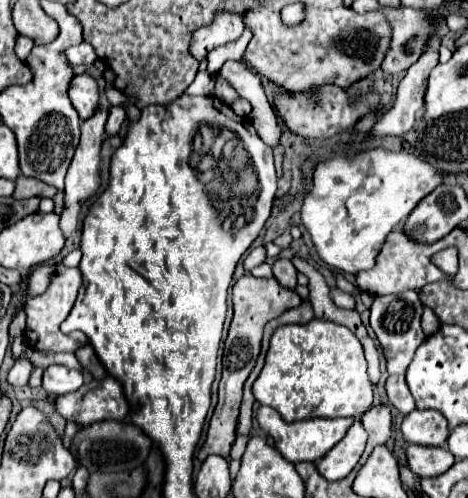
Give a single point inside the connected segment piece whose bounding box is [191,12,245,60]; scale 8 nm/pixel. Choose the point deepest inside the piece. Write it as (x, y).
(226, 26)

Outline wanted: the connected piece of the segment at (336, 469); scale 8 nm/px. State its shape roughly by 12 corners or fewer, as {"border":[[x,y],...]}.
{"border":[[357,420],[315,462],[325,480],[341,480],[359,462],[367,432]]}

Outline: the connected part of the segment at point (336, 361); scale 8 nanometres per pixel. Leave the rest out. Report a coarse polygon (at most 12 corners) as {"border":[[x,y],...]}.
{"border":[[279,326],[253,384],[283,420],[361,418],[373,402],[345,326]]}

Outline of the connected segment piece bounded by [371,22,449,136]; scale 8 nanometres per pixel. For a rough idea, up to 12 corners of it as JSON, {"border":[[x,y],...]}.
{"border":[[447,26],[429,50],[407,70],[395,104],[371,134],[401,136],[423,110],[427,76],[437,64]]}

